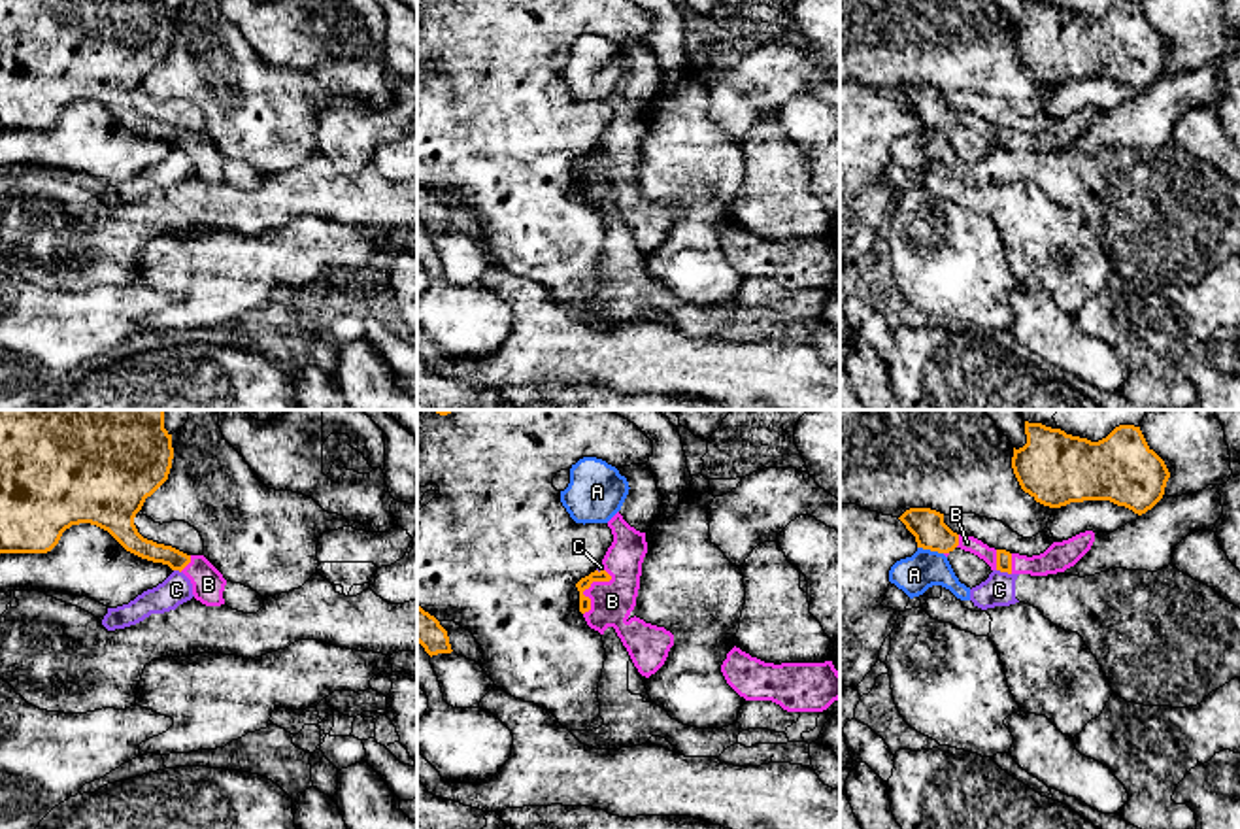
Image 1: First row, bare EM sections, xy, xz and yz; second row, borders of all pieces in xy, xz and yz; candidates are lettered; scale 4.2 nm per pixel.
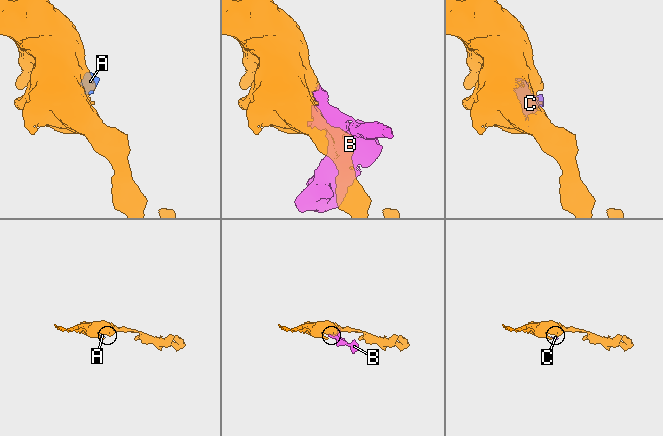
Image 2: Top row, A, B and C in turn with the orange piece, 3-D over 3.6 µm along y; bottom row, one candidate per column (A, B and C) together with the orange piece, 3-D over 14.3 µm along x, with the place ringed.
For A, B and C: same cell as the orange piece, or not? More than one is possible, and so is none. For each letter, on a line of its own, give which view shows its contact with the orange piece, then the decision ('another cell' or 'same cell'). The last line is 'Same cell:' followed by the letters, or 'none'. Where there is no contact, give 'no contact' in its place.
A: yz | another cell
B: xz | same cell
C: yz | another cell
Same cell: B

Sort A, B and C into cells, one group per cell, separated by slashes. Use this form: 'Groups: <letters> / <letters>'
Groups: A C / B

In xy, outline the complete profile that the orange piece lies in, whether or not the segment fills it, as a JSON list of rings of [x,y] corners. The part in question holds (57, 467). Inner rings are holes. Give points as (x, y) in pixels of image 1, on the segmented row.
[[[0,410],[0,553],[47,553],[66,529],[91,523],[108,531],[126,551],[183,572],[202,604],[225,604],[226,580],[204,555],[147,540],[134,525],[145,499],[168,480],[172,459],[164,410]]]

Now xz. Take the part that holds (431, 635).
[[[417,604],[417,642],[432,657],[438,653],[451,653],[447,631],[440,621]]]

